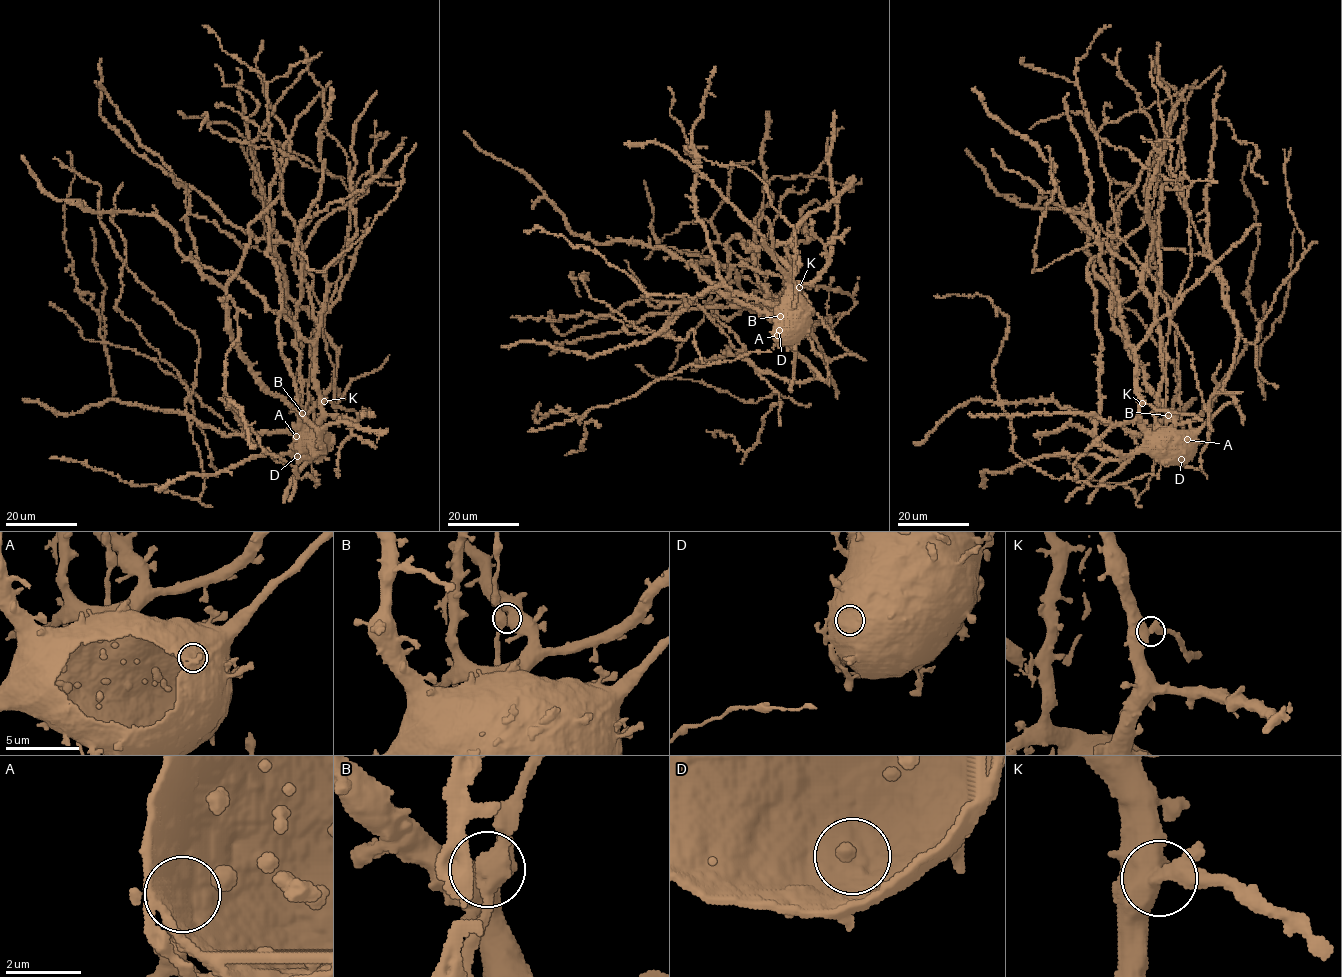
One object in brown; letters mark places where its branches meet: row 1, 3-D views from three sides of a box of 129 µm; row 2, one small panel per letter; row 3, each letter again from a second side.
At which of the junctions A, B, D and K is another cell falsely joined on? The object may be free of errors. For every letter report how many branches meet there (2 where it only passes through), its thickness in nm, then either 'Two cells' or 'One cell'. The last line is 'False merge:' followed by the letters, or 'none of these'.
A: Branches: 2. Thickness 550 nm. One cell
B: Branches: 2. Thickness 480 nm. One cell
D: Branches: 2. Thickness 550 nm. One cell
K: Branches: 2. Thickness 500 nm. Two cells
False merge: K

